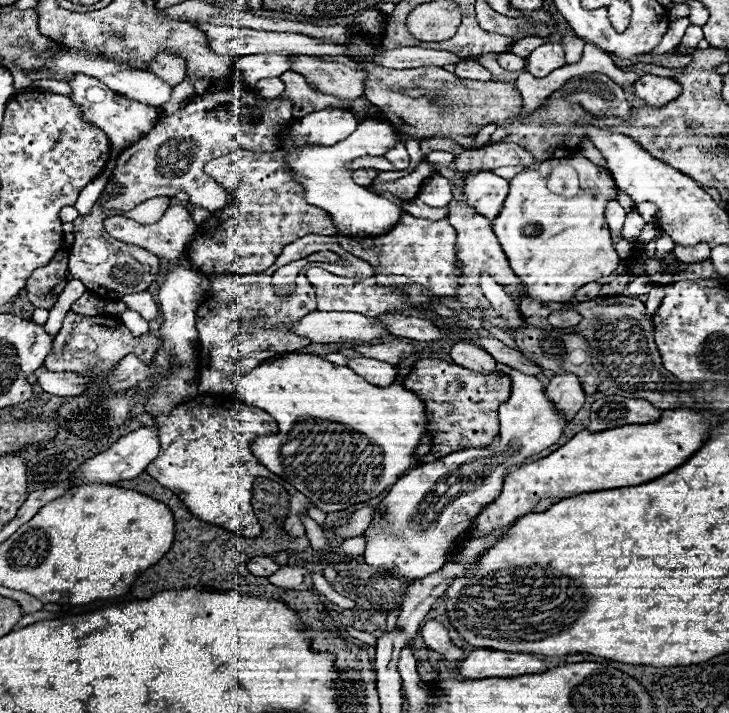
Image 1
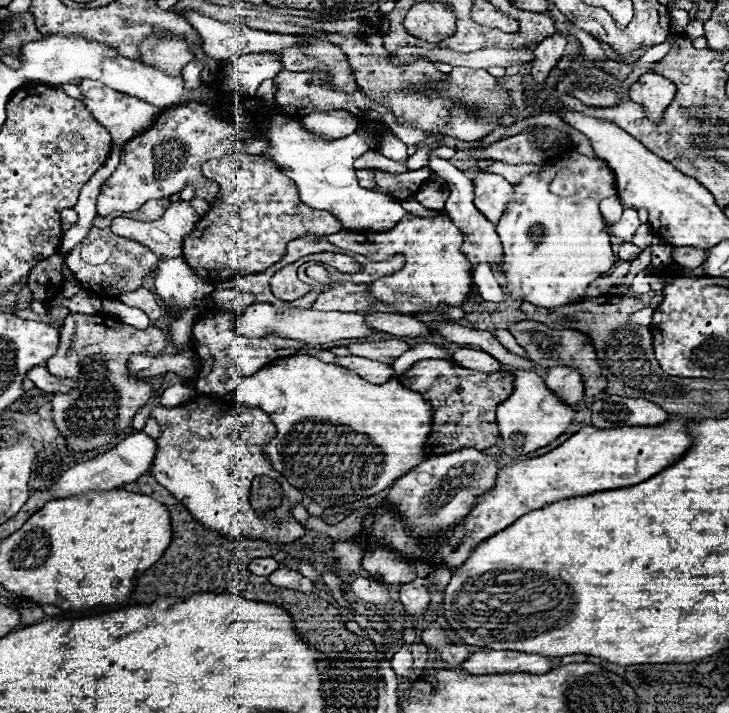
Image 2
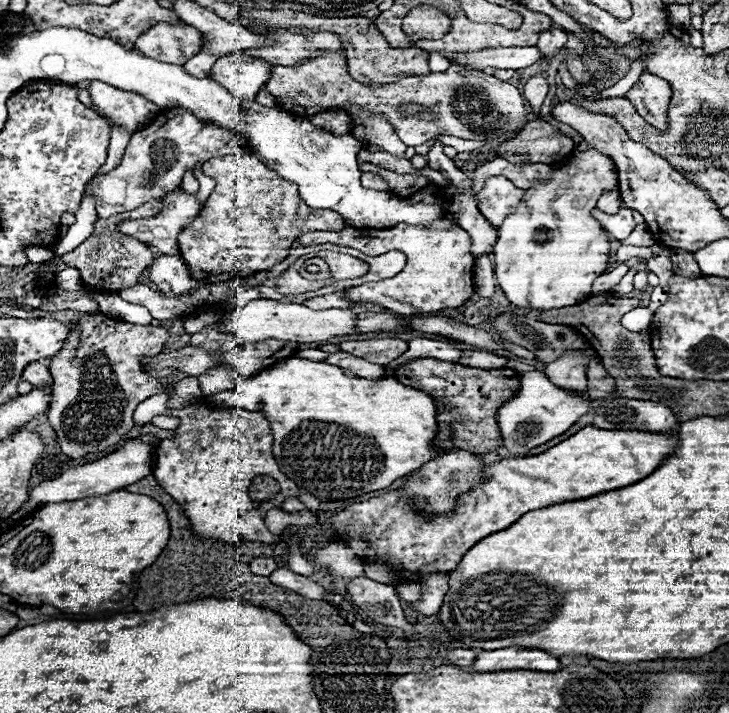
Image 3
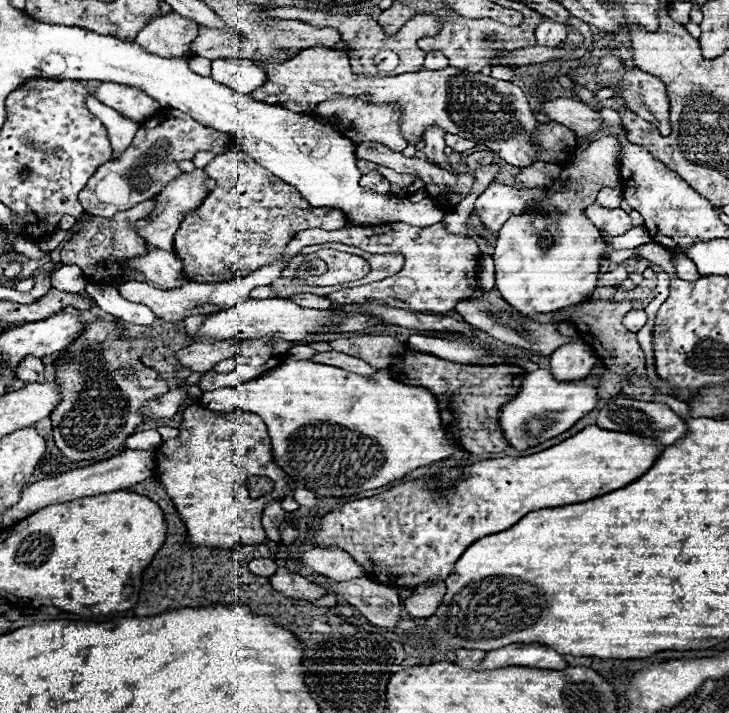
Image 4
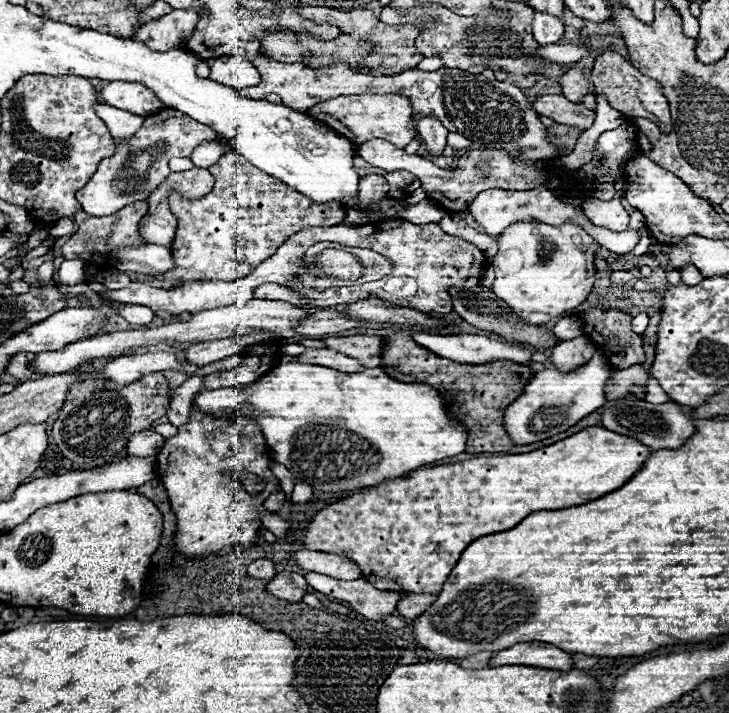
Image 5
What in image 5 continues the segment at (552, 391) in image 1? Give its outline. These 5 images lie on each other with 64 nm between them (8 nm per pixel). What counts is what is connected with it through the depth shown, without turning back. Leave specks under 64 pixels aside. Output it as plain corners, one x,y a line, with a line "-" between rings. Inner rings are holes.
578,336
574,340
564,340
552,350
552,364
556,370
574,370
592,358
596,346
586,336

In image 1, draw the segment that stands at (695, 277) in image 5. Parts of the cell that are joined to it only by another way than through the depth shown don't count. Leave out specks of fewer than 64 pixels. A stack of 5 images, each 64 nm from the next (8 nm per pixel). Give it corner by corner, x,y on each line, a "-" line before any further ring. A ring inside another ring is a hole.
698,244
698,246
676,246
673,252
676,252
676,258
680,262
686,262
686,264
696,264
696,262
702,262
702,260
708,260
708,254
710,254
710,248
708,244

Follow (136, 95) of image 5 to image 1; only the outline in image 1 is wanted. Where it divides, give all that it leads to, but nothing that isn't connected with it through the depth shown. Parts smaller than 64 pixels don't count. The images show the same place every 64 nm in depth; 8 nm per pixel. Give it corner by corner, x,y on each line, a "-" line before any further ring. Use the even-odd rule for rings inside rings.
76,74
68,84
72,86
72,92
74,92
72,100
78,106
82,106
82,110
84,110
84,118
108,134
108,138
112,142
112,154
120,154
120,150
124,150
124,146
130,146
140,136
144,136
148,130
152,130
152,126
158,120
158,108
124,98
122,94
112,92
108,86
104,86
96,78

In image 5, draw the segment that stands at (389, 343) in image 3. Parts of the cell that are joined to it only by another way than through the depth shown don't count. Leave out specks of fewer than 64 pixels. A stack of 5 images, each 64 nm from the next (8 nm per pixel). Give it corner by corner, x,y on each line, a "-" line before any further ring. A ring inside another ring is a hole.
358,334
358,336
326,336
322,342
336,352
348,354
356,358
362,366
366,368
378,368
382,366
382,338
380,336
368,336
368,334

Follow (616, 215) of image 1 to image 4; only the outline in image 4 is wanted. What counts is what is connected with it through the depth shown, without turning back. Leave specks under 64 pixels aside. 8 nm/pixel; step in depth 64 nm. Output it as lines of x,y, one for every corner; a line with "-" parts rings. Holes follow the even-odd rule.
602,188
596,198
596,202
604,208
618,208
620,200
622,200
622,192
618,188

